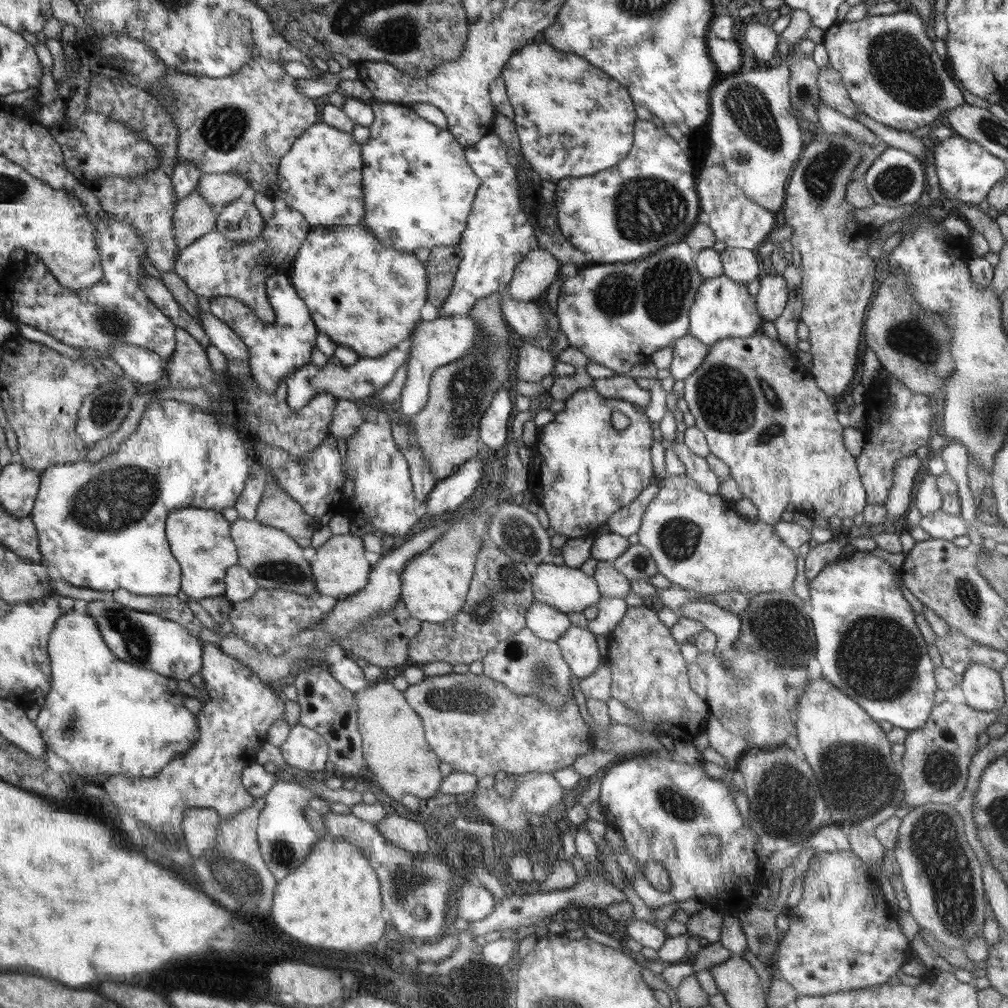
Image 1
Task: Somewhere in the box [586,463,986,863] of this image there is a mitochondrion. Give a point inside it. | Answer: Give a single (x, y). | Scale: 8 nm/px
(876, 658)

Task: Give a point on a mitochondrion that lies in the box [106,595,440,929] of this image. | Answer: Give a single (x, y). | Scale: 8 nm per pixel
(235, 873)

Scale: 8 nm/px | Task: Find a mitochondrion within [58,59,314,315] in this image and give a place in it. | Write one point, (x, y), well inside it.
(222, 130)

